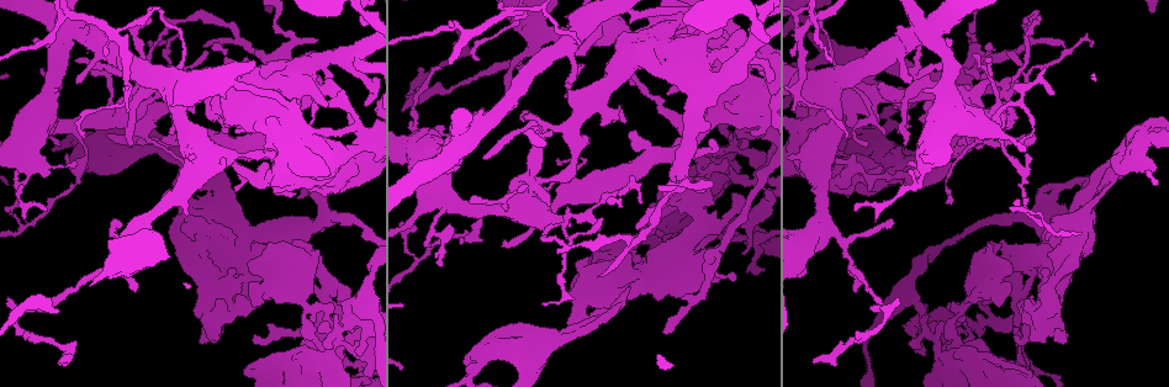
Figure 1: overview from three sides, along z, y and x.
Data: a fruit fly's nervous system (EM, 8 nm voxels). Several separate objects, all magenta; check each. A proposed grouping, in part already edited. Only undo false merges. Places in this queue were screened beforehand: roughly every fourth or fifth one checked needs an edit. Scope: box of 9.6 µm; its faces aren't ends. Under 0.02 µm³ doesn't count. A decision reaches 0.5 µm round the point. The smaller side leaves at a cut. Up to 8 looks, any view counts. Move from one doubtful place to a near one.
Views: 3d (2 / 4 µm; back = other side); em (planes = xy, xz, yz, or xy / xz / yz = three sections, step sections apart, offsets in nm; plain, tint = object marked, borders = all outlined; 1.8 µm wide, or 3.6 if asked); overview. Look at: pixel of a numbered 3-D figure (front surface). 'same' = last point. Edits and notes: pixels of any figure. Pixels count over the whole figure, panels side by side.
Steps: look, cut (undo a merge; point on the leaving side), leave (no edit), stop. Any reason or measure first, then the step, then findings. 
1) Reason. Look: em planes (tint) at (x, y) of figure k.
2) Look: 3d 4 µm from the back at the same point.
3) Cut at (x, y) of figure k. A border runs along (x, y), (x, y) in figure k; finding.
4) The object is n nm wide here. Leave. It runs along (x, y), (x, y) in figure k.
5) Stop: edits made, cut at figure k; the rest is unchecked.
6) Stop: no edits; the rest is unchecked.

A fork. Look: em yz step 8 (tint) at (740, 133) of figure 1.

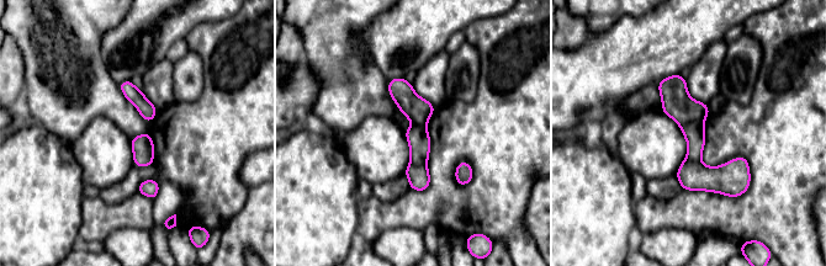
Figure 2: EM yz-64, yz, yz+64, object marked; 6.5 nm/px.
Look: em planes (tint) at the same point.

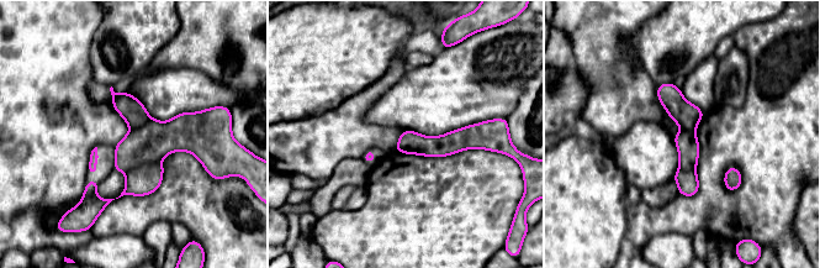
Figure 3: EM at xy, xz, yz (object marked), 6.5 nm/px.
Cut at (155, 140) of figure 3. The part that leaves runs along (480, 132), (446, 145), (398, 147) in figure 3; two cells meet here.

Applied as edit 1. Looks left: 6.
Sudden change in width. Look: 3d 4 µm at (201, 241) of figure 1.

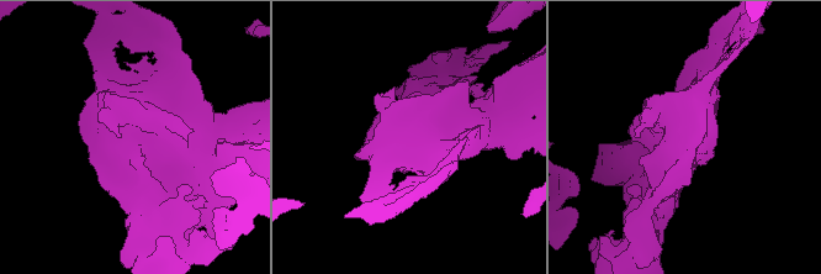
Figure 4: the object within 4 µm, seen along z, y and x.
Look: em 3.6 µm xz step 4 (borders) at (128, 142) of figure 4.

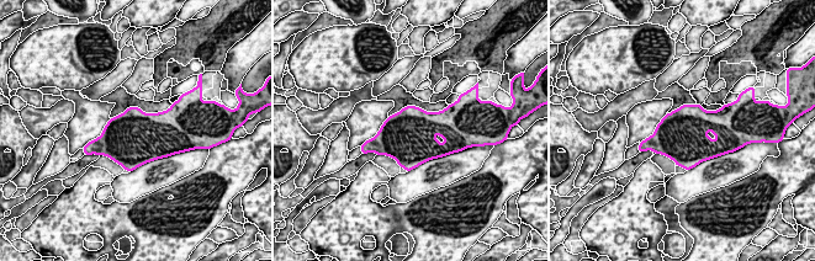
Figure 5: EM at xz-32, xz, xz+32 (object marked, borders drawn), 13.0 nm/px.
Leave. Continuous, no second cell.

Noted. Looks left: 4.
Sudden change in width. Look: em planes (tint) at (1028, 261) of figure 1.

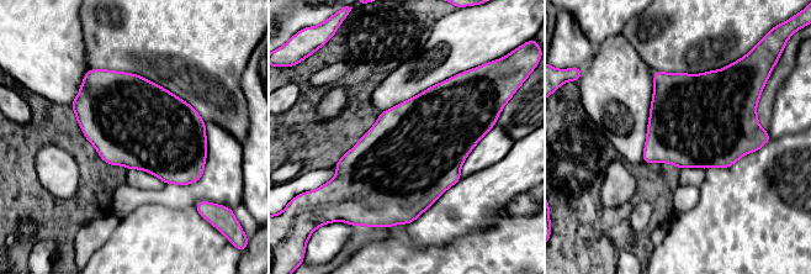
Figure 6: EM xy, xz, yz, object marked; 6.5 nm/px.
The object is 600 nm wide here. Leave. Continuous, no second cell.

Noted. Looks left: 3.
Stop: edits made, cut at figure 3; the rest is unchecked.

